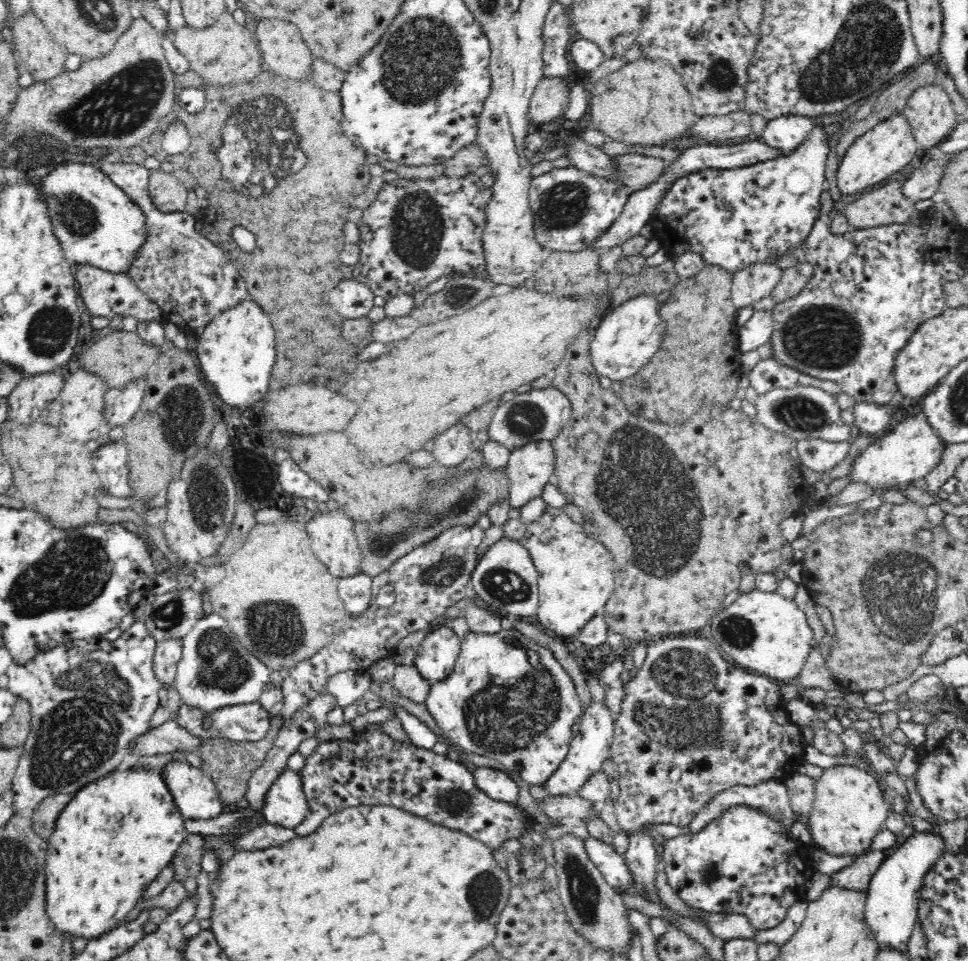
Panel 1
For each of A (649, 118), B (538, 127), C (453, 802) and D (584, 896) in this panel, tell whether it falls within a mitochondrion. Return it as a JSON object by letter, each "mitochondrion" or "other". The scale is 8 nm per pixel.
{"A":"other","B":"other","C":"mitochondrion","D":"mitochondrion"}

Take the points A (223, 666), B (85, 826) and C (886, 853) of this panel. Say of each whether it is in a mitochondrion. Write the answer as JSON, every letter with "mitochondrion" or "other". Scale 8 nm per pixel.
{"A":"mitochondrion","B":"other","C":"other"}

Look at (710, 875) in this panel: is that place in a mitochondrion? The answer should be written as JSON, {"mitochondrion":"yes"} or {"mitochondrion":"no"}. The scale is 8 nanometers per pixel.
{"mitochondrion":"yes"}

